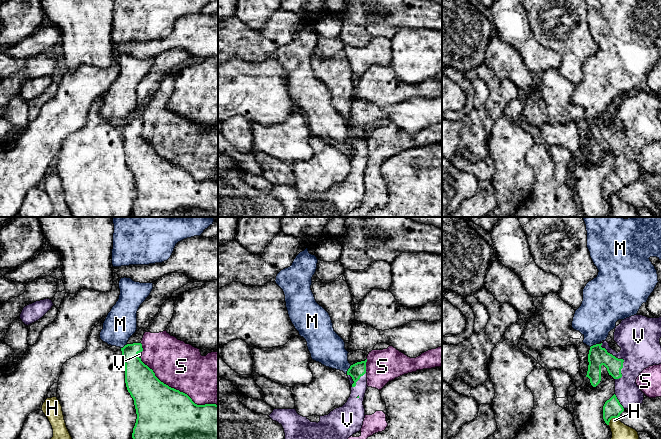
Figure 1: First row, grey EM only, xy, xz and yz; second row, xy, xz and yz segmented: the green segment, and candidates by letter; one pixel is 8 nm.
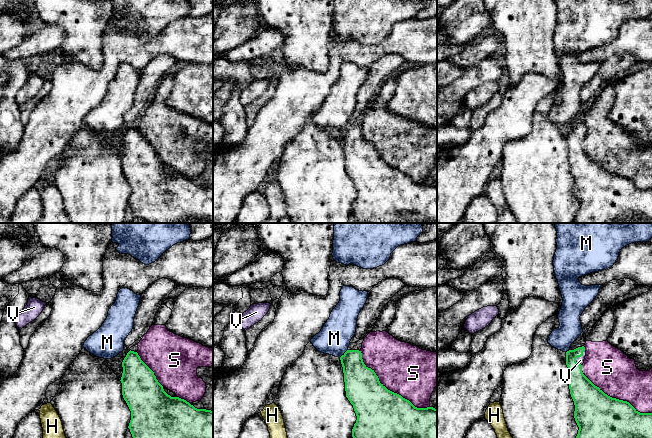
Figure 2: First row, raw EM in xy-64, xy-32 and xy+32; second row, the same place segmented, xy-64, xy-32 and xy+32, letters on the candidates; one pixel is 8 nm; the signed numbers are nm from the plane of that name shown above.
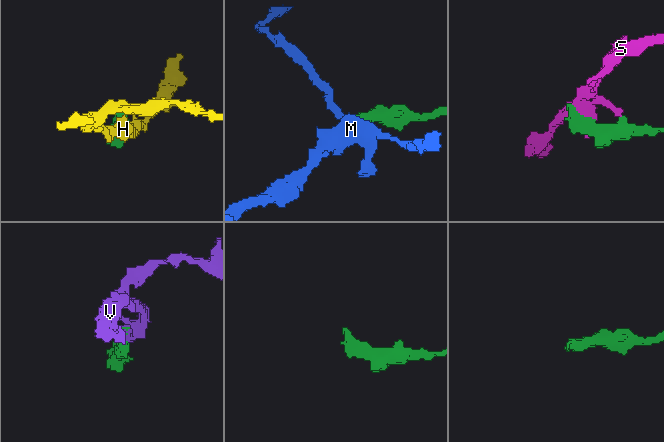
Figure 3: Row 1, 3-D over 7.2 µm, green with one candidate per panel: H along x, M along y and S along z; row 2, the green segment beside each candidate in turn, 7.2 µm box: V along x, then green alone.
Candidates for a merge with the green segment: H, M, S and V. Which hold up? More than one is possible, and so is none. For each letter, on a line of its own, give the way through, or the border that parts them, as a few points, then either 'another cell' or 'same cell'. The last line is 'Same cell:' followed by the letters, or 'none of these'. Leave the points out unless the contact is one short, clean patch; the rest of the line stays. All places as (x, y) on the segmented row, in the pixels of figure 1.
H: another cell
M: border along xz (351, 365), (346, 373); another cell
S: another cell
V: same cell
Same cell: V

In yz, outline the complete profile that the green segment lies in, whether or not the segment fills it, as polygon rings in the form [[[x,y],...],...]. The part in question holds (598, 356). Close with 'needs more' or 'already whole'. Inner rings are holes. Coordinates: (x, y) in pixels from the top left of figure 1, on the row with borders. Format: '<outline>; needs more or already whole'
[[[637,314],[622,320],[615,328],[614,341],[621,348],[618,353],[609,346],[606,340],[590,347],[586,377],[590,379],[591,385],[596,387],[600,383],[602,365],[615,379],[615,394],[603,406],[603,419],[607,425],[612,418],[619,418],[625,409],[643,403],[644,393],[637,386],[636,379],[644,369],[661,364],[660,338],[661,317],[648,318]]]; needs more

